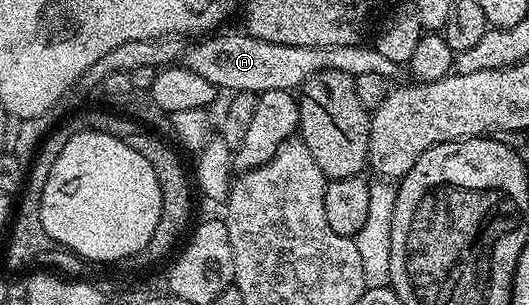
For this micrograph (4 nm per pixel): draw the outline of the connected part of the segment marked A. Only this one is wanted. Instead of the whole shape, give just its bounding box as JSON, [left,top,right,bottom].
[180,32,396,95]

